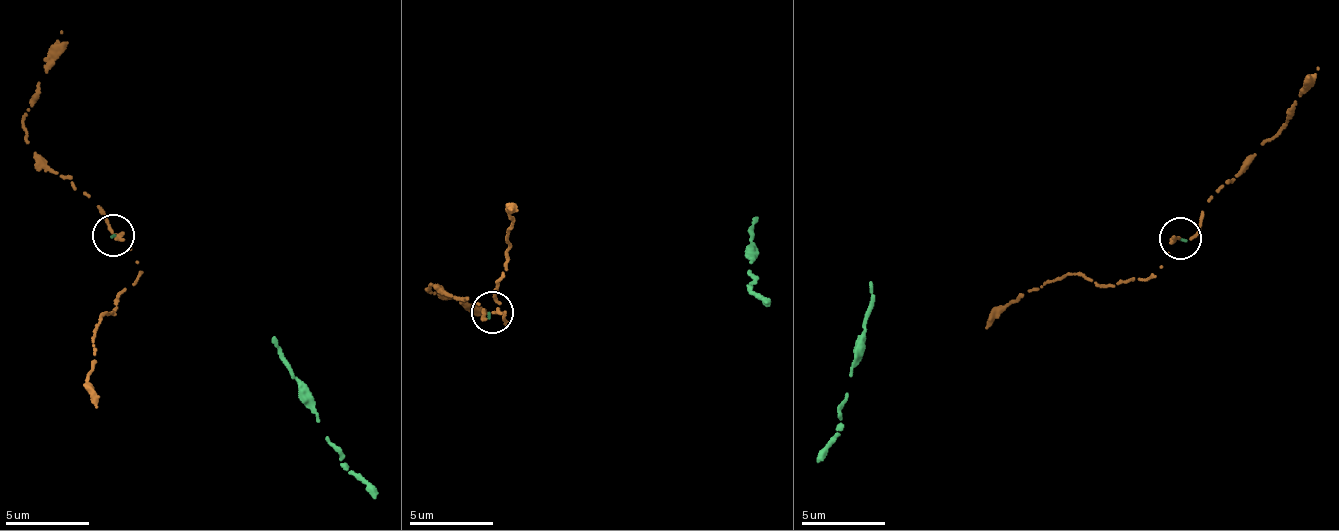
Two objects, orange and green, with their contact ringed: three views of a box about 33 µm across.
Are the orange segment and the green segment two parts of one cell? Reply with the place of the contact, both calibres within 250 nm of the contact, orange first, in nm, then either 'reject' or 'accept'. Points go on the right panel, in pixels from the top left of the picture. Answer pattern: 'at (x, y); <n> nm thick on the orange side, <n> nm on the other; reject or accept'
at (1180, 238); 200 nm thick on the orange side, 100 nm on the other; accept

